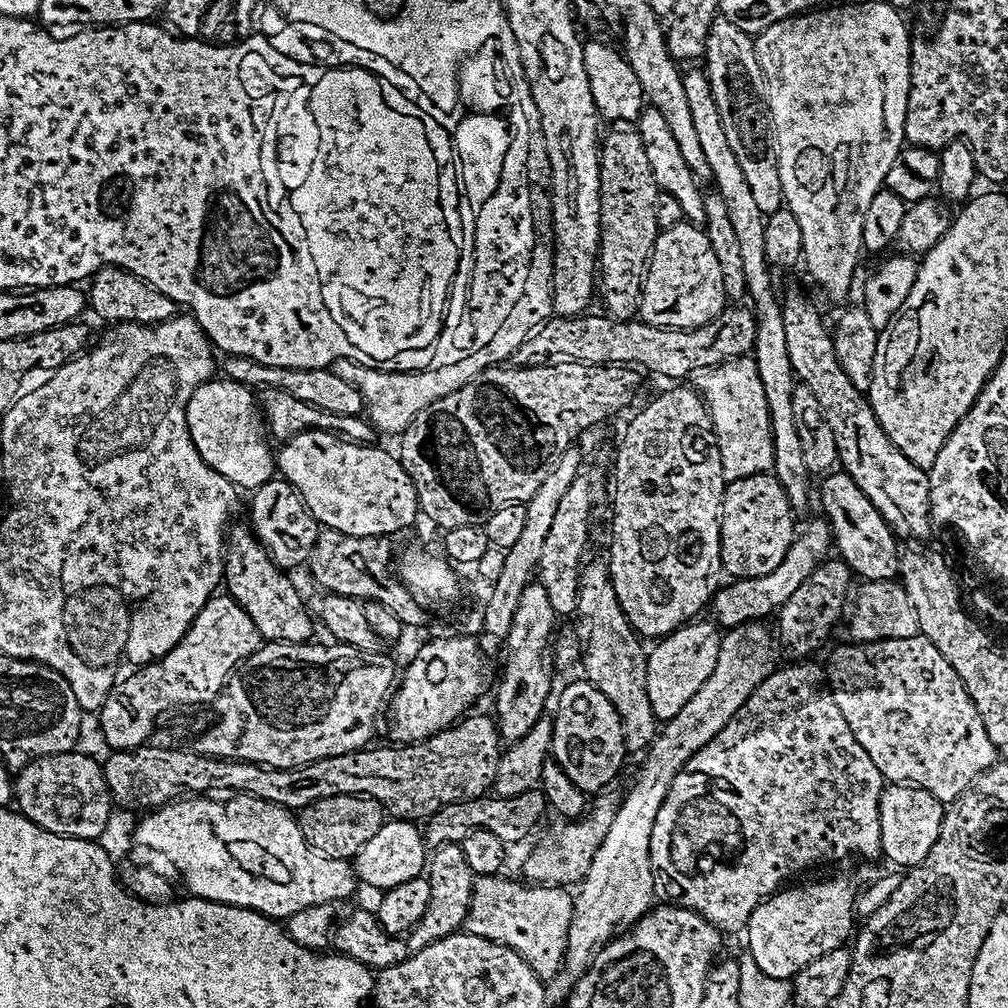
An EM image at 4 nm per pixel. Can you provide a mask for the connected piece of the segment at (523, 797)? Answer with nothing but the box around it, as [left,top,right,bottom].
[426,790,546,846]

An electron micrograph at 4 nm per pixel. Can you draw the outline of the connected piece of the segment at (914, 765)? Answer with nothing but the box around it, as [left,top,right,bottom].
[832,634,998,802]

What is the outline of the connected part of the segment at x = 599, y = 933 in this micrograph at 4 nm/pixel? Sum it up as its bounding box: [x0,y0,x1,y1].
[556,622,774,993]

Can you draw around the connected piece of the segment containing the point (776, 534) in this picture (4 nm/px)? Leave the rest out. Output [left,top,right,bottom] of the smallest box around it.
[720,474,798,578]

